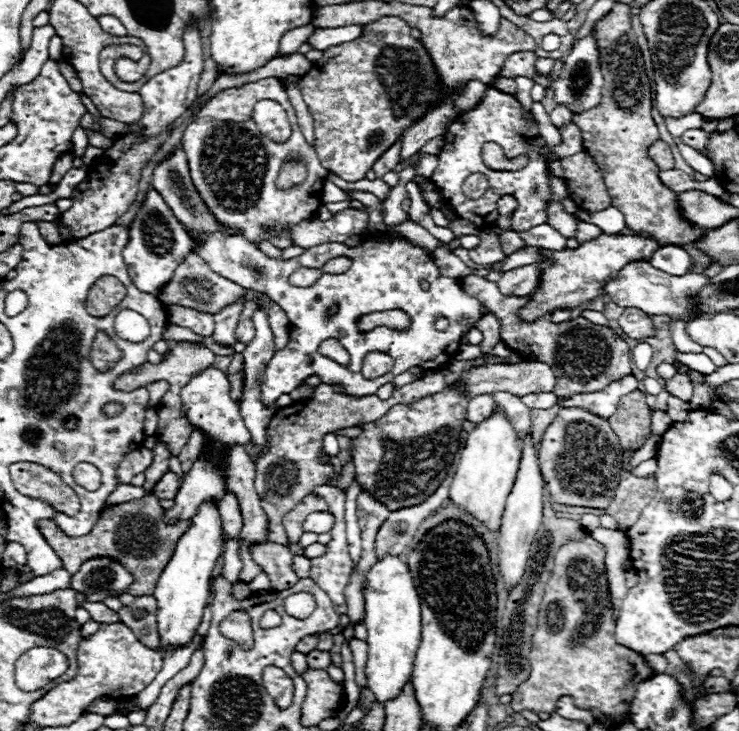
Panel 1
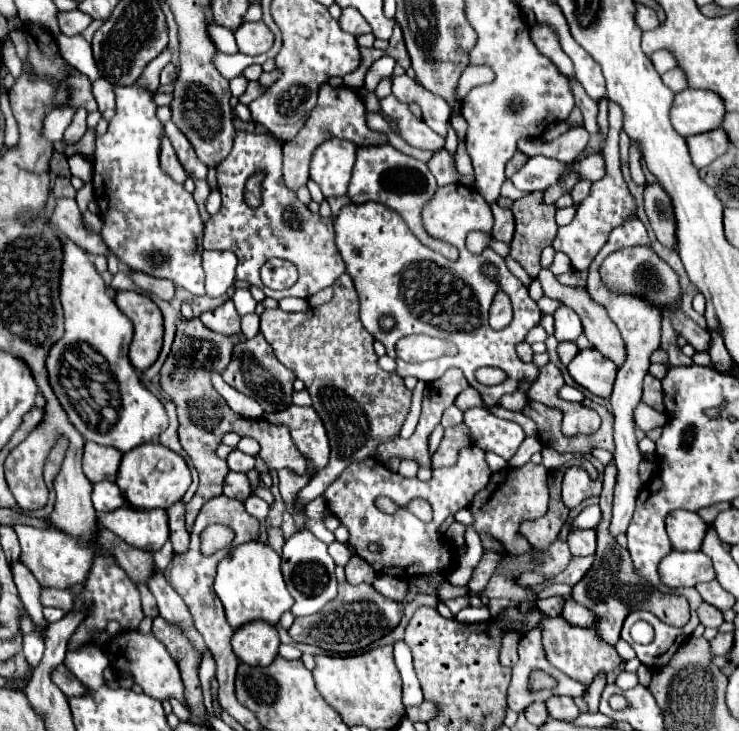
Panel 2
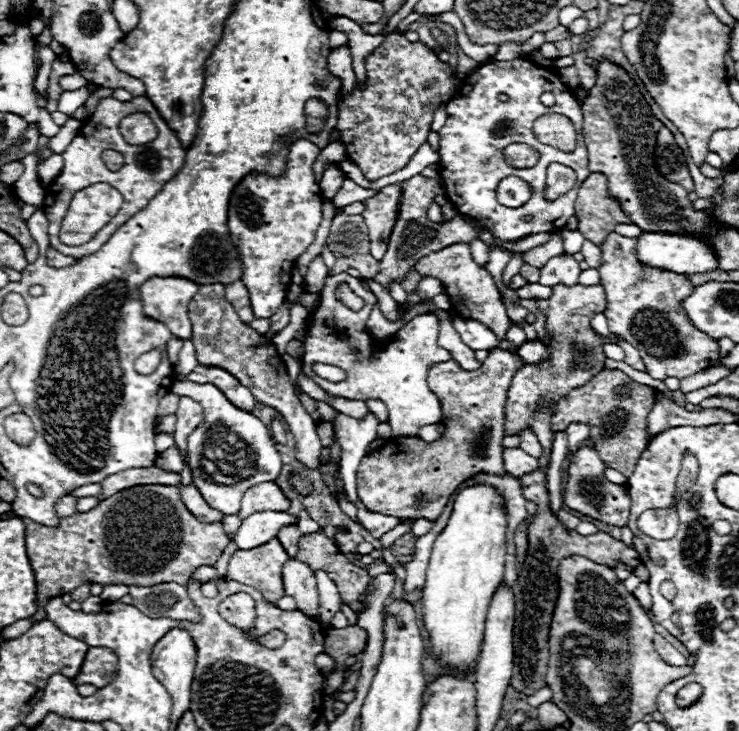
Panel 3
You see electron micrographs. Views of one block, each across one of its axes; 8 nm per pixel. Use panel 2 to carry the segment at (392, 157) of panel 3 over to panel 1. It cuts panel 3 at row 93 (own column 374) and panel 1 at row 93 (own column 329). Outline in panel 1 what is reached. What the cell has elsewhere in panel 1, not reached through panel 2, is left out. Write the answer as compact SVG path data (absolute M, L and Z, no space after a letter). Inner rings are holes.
M396 16L368 22L360 40L324 50L322 58L300 76L298 86L314 118L318 158L324 168L348 182L366 178L366 172L382 152L402 138L402 132L428 110L432 100L438 100L432 60L420 40L410 38L410 30ZM478 80L468 82L468 86L462 92L462 96L456 98L456 110L458 112L464 112L464 110L476 108L476 104L480 104L480 98L484 98L484 92L486 90L488 90L488 86L482 84L482 82L478 82Z

